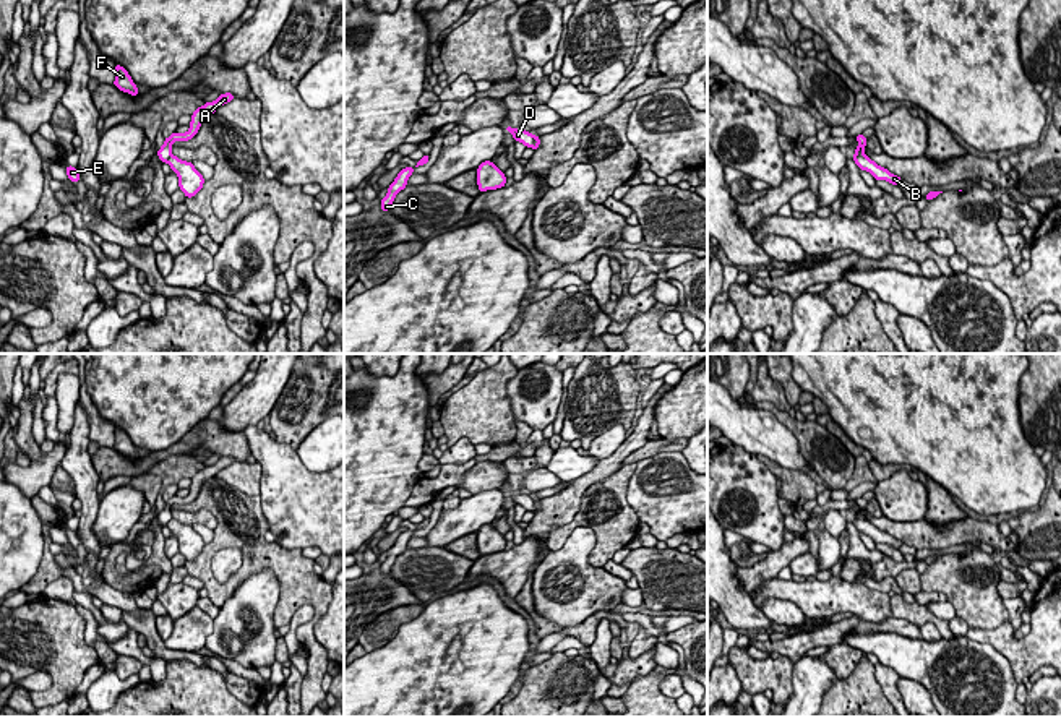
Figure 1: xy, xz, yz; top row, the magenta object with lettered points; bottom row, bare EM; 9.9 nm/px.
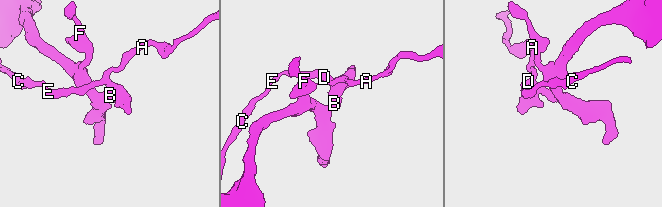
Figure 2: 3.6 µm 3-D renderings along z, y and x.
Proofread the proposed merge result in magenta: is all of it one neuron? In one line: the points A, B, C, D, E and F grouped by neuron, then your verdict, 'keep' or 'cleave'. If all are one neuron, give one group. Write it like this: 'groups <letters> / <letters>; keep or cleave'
groups A C D E / B F; cleave

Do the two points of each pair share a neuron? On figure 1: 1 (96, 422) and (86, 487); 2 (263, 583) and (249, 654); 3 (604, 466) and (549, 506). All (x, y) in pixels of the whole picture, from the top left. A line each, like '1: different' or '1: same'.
1: different
2: same
3: same

